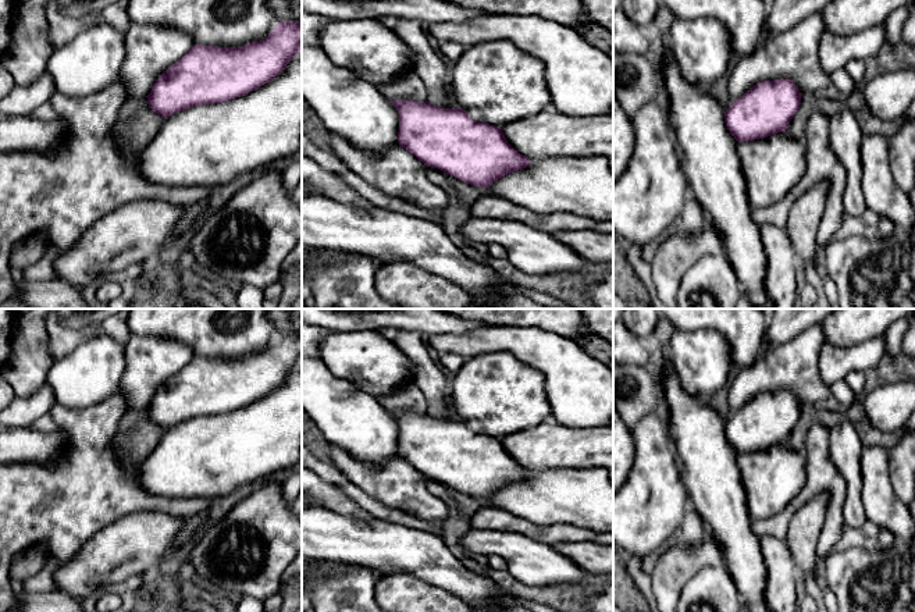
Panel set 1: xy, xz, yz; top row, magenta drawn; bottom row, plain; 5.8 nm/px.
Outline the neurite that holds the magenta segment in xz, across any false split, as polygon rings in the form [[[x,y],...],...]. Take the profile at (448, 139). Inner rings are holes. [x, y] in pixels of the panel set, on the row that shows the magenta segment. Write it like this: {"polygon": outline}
{"polygon": [[[427,100],[391,103],[399,115],[399,146],[427,167],[487,189],[530,164],[508,143],[502,128],[474,121],[460,107],[441,108]]]}

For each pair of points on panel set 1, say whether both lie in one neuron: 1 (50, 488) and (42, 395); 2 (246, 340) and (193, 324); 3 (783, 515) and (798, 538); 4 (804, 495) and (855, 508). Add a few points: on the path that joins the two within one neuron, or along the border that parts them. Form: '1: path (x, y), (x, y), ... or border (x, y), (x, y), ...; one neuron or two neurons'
1: border (56, 404), (47, 413); two neurons
2: path (234, 338), (216, 335), (206, 327); one neuron
3: border (811, 500), (793, 516), (784, 538); two neurons
4: border (839, 473), (844, 481), (846, 525); two neurons

